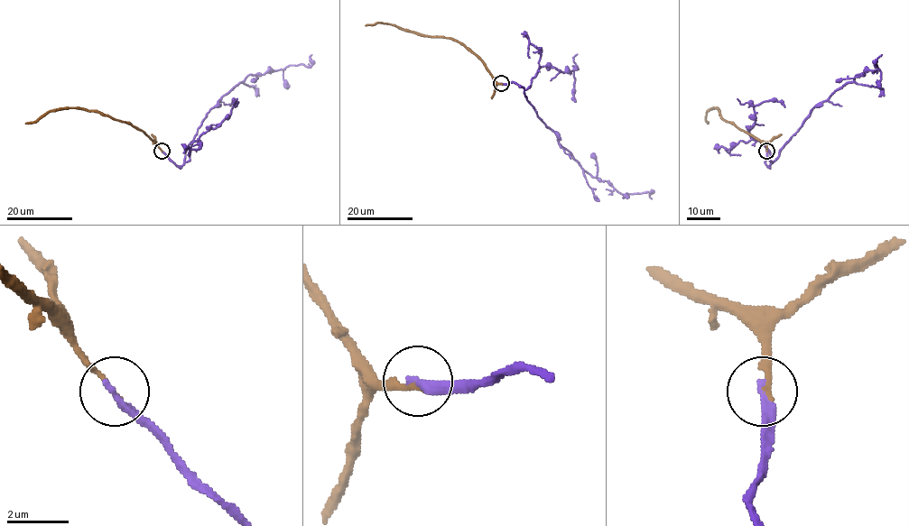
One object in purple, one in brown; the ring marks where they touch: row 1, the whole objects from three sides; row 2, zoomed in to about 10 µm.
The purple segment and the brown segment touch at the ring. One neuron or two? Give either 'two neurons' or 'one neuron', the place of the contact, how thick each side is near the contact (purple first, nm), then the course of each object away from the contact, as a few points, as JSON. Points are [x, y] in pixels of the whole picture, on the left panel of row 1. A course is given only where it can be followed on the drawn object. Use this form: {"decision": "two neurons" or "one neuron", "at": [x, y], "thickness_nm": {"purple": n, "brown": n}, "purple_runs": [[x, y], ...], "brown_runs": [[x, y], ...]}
{"decision": "one neuron", "at": [162, 151], "thickness_nm": {"purple": 280, "brown": 180}, "purple_runs": [[162, 151], [180, 166], [186, 147], [206, 115], [231, 89], [249, 75], [290, 65], [310, 67], [311, 54]], "brown_runs": [[162, 151], [142, 131], [98, 112], [63, 107], [47, 112], [35, 121], [25, 124]]}

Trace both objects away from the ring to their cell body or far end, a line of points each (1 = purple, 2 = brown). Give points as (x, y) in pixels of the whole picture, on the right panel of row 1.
1: (766, 151), (765, 163), (768, 166), (816, 106), (857, 75), (877, 69), (875, 60), (882, 54)
2: (766, 151), (762, 142), (728, 122), (716, 107), (706, 112), (708, 124)

